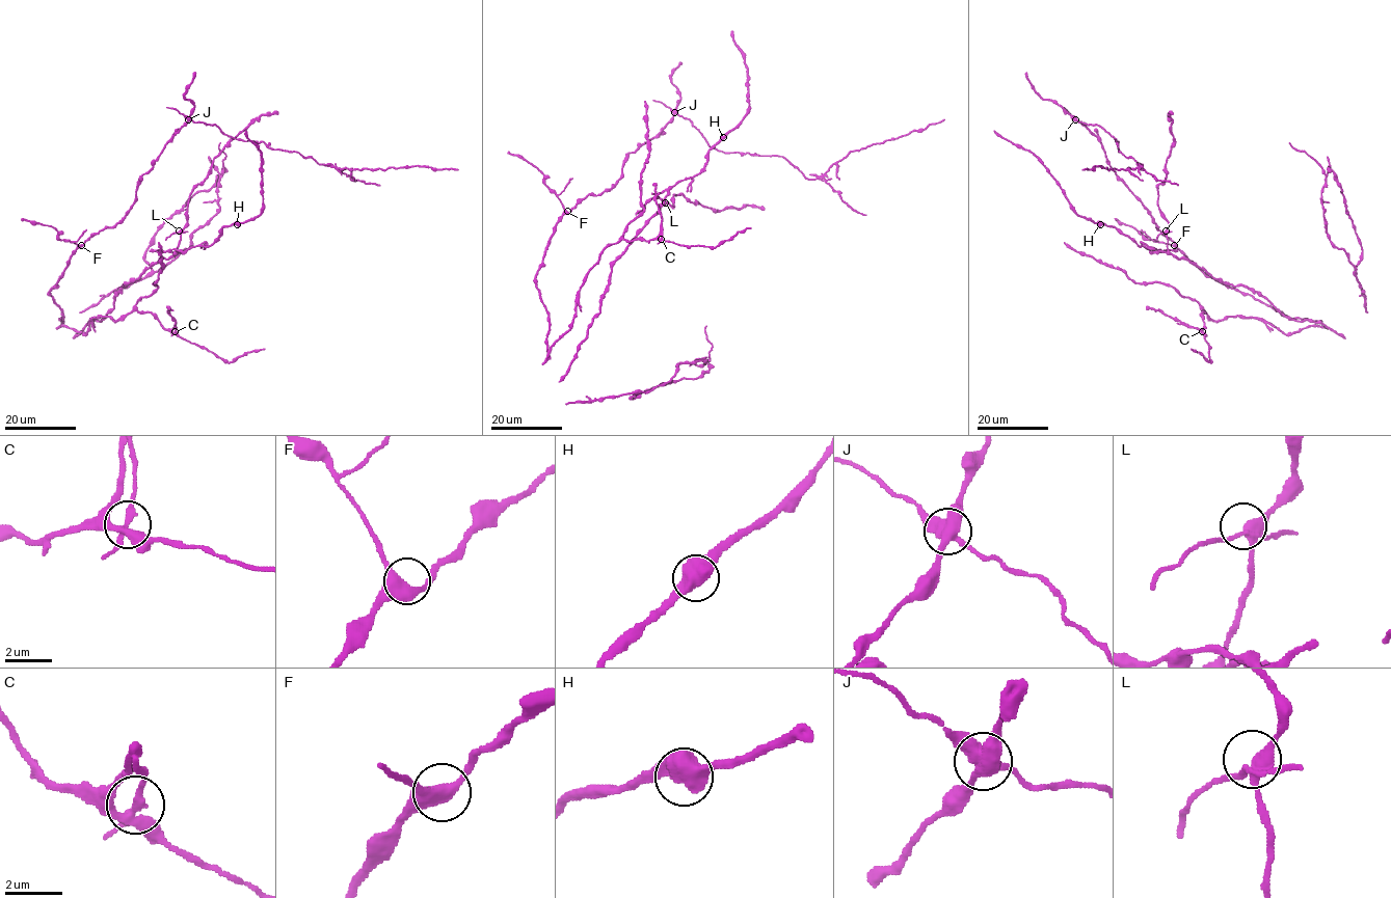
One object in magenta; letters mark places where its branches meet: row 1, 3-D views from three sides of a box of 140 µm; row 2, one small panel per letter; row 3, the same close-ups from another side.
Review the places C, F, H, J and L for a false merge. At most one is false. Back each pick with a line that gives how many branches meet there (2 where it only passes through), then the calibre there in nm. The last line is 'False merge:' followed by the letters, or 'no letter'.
J: 4 branches meet; 500 nm thick
False merge: J

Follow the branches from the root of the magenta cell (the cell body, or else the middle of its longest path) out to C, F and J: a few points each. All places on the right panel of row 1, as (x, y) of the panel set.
C: (1240, 293), (1292, 318), (1322, 325), (1285, 334), (1262, 320), (1235, 316), (1213, 321), (1202, 310), (1202, 331)
F: (1240, 293), (1206, 276), (1174, 245)
J: (1240, 293), (1206, 276), (1158, 229), (1149, 211), (1111, 166), (1100, 141), (1075, 118)

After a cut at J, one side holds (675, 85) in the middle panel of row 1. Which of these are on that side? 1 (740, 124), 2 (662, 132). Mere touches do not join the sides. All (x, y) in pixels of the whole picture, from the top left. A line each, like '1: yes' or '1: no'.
1: yes
2: yes

